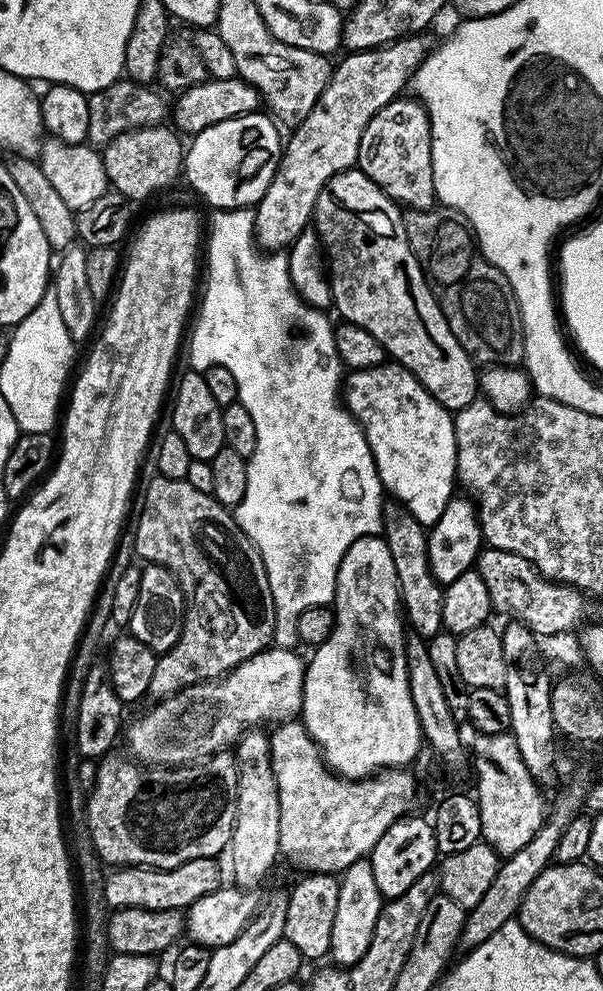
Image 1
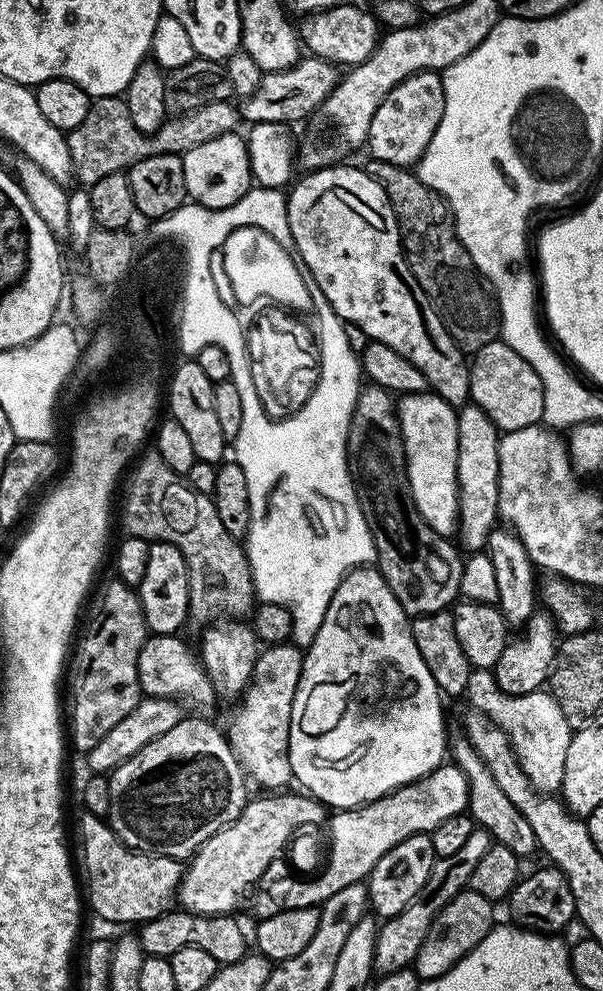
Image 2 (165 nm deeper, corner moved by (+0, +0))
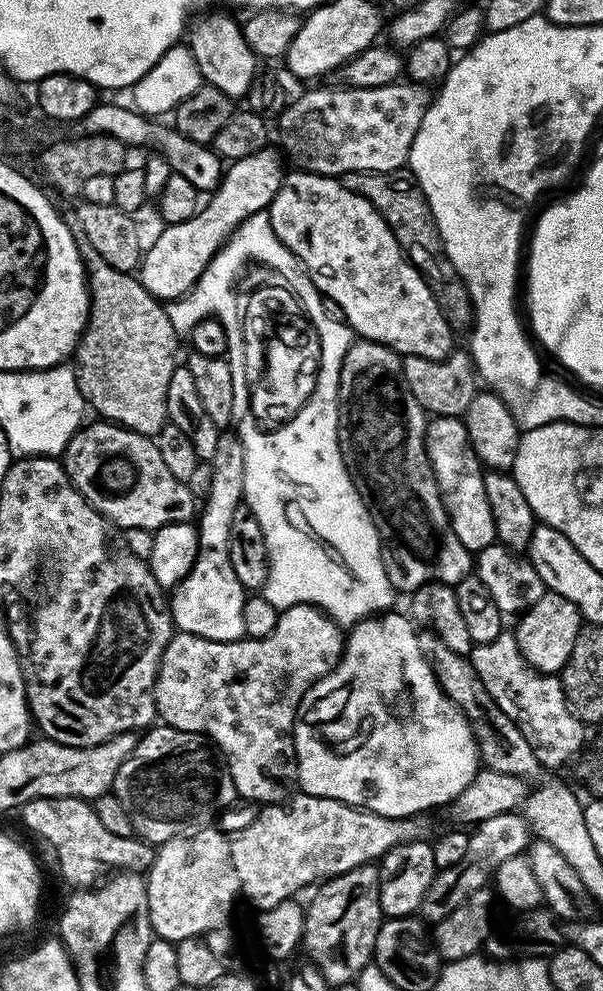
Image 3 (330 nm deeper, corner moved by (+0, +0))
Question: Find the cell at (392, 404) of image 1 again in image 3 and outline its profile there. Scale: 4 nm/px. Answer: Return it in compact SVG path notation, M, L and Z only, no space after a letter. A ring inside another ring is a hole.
M459 416L429 419L424 441L440 497L454 526L454 534L458 534L458 542L462 542L462 546L466 546L473 554L497 543L494 514L490 514L490 502L486 498L485 469L468 441L468 431L463 419Z

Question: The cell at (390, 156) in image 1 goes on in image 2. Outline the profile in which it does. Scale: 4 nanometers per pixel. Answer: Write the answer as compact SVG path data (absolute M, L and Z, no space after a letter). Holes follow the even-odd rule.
M419 72L398 82L398 86L382 98L382 106L378 106L378 114L374 114L370 122L366 148L372 151L371 159L390 162L399 168L411 169L419 165L430 146L430 138L434 138L434 130L438 130L438 122L442 122L445 106L440 72Z

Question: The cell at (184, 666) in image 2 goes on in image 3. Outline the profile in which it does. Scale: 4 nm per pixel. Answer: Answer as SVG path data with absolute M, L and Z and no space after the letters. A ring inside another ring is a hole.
M299 604L293 608L283 609L278 618L278 626L274 626L274 634L266 634L266 638L258 638L257 640L245 638L243 640L231 640L230 642L218 642L205 636L196 636L193 632L177 631L170 638L170 642L160 659L154 692L156 715L167 727L177 728L183 732L197 732L200 736L208 737L213 744L219 747L224 759L228 762L228 769L234 778L236 795L241 801L257 800L257 805L260 806L279 804L289 795L288 783L291 780L293 783L298 776L296 771L296 747L292 737L292 731L296 725L296 712L300 709L300 703L305 694L326 674L330 674L330 670L336 668L336 663L344 655L345 643L346 636L340 625L334 623L322 609L315 608L313 604Z

